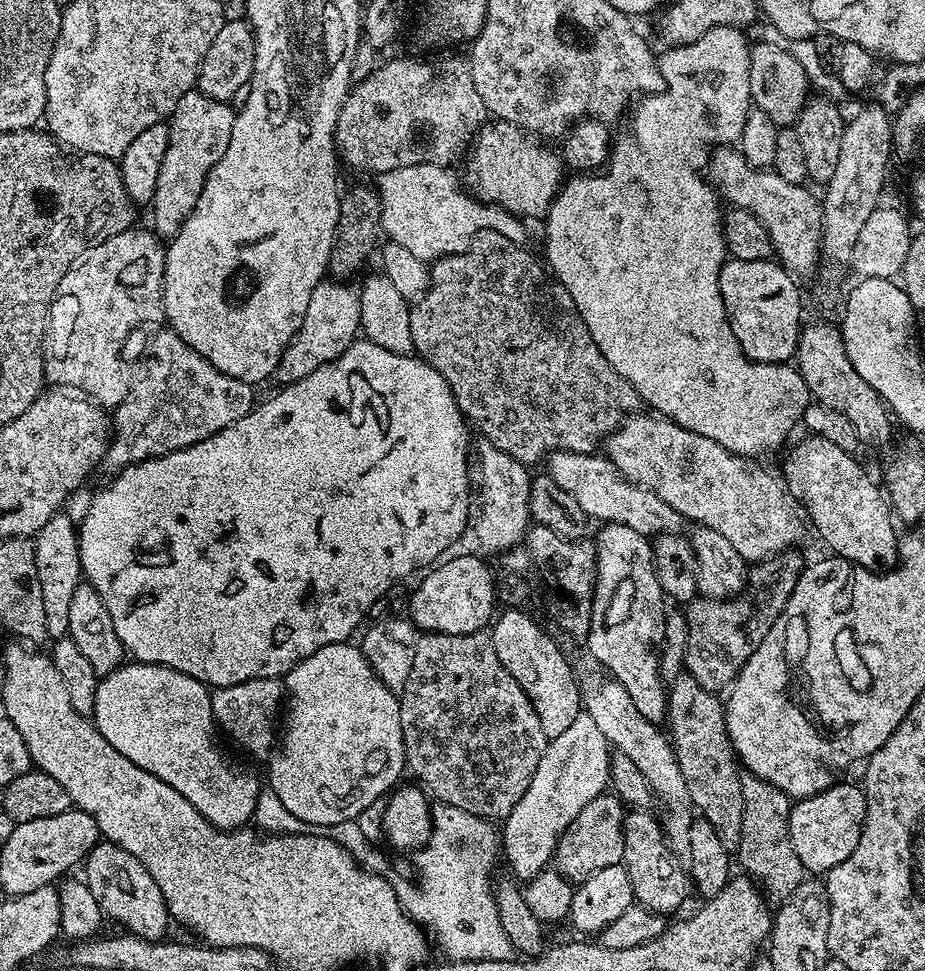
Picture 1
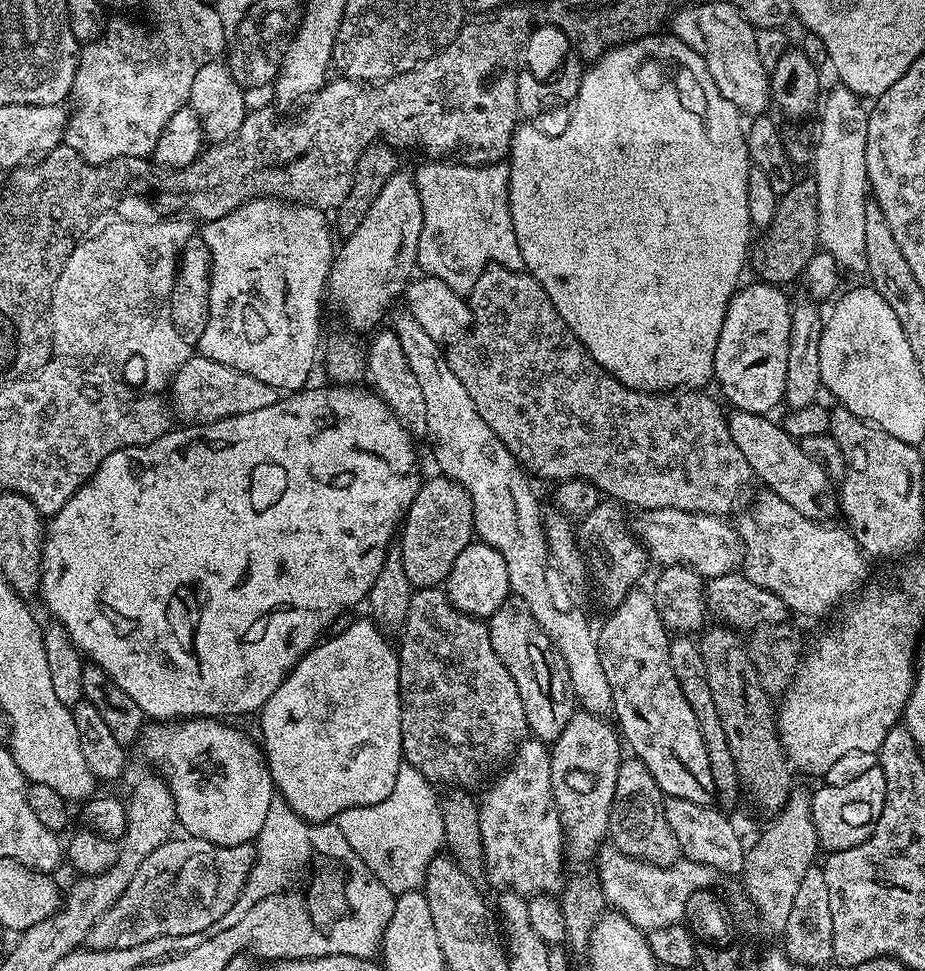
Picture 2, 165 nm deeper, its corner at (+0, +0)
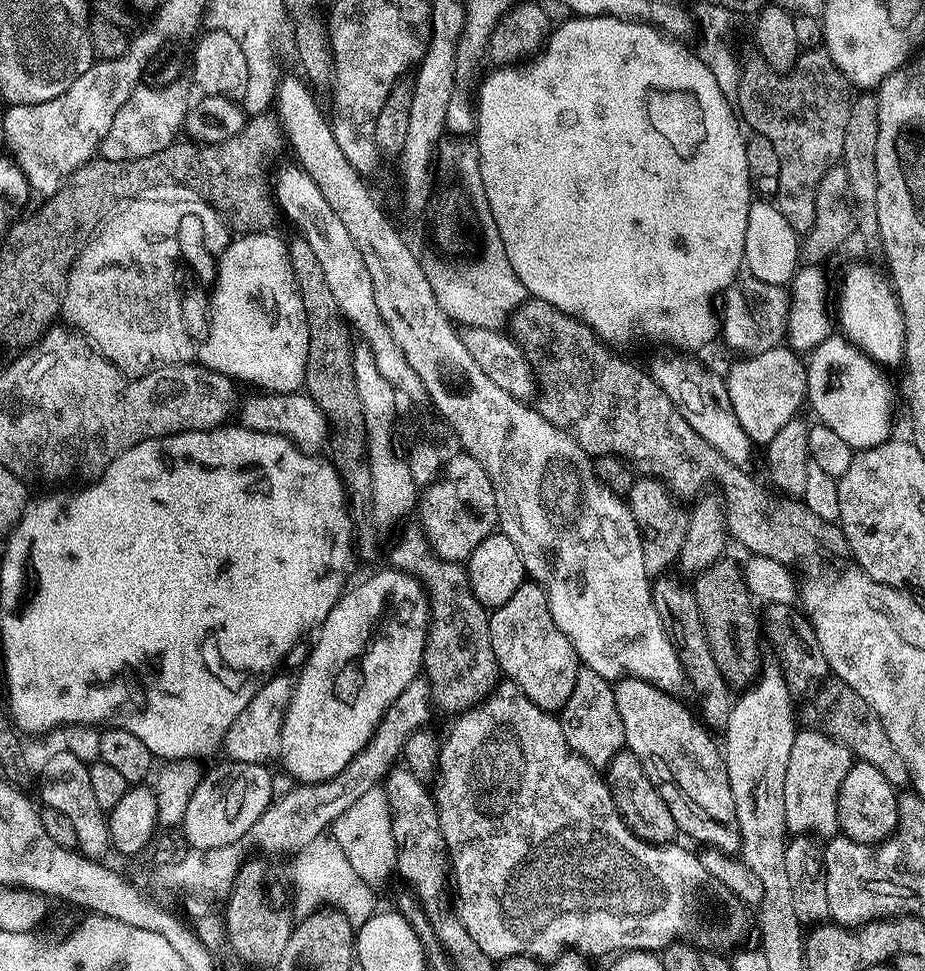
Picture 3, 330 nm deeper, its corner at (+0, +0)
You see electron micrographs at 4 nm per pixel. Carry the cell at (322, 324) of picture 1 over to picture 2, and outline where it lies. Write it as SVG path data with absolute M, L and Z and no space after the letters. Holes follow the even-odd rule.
M397 170L390 178L390 182L382 186L378 199L374 202L374 206L370 206L366 218L362 218L358 230L354 230L354 234L346 237L341 248L339 245L328 275L326 296L329 301L333 300L336 303L337 310L348 319L347 327L353 333L360 334L363 328L375 329L377 327L375 324L379 322L384 310L395 300L397 303L403 297L404 289L408 287L418 268L416 255L418 238L422 238L423 221L422 198L418 198L418 186L413 173Z

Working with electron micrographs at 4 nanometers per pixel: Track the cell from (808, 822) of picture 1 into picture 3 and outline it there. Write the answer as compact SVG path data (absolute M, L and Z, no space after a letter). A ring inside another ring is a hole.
M863 762L853 763L846 778L842 778L836 805L840 832L859 844L879 845L895 832L896 824L900 820L897 789L875 766Z

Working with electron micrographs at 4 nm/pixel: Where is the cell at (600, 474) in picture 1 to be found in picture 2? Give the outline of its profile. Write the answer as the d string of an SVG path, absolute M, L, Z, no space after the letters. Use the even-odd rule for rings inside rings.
M650 508L639 513L634 532L649 557L657 565L685 564L699 576L711 578L737 571L742 564L740 537L731 523L701 512L683 512L673 508Z

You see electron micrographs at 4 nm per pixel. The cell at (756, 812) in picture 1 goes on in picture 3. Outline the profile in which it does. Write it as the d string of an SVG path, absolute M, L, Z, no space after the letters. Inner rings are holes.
M721 558L715 560L704 572L695 577L694 591L698 602L698 614L702 614L702 626L706 630L706 642L710 642L710 654L722 670L722 678L733 689L743 690L759 677L760 640L762 644L762 620L758 615L757 601L746 586L739 563Z

